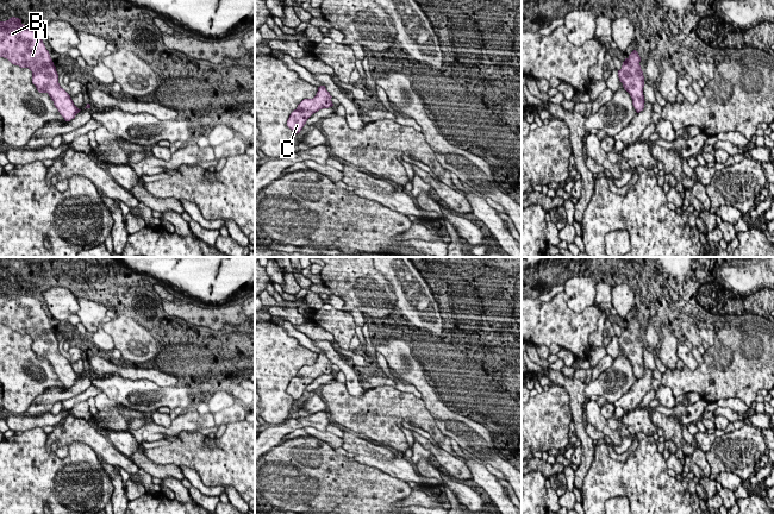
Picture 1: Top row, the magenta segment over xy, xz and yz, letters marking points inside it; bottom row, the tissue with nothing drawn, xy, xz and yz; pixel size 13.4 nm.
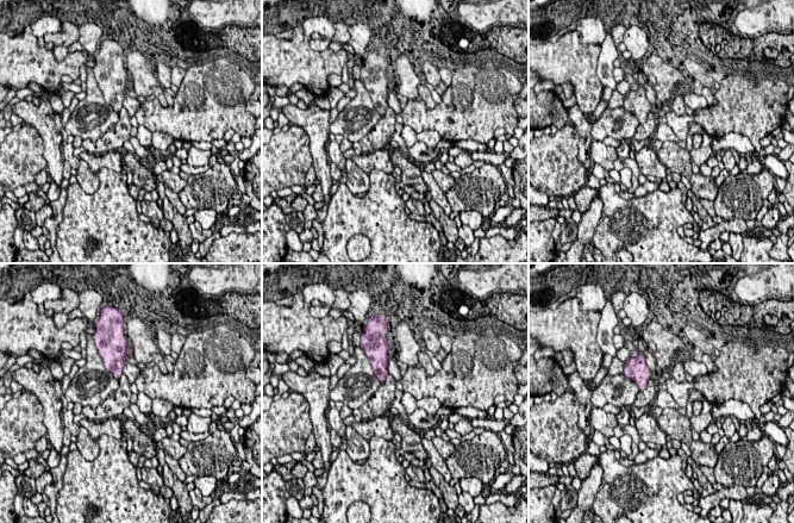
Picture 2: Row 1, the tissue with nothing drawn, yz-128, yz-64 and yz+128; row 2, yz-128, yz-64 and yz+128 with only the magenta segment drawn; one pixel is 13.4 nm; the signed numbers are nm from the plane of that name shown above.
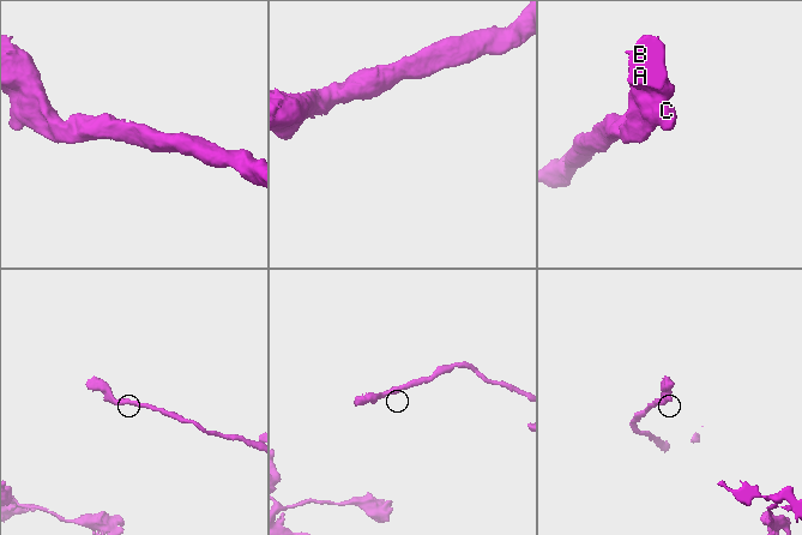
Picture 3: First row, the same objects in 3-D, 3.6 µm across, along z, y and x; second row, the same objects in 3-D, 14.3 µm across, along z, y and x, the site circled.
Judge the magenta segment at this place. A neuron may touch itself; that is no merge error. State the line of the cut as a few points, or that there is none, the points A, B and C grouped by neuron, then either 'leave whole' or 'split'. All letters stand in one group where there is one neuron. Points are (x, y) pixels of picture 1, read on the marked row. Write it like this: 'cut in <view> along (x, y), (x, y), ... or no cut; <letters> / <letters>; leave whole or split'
no cut; A B C; leave whole

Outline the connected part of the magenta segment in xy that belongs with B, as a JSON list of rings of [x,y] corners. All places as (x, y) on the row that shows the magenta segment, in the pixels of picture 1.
[[[12,17],[0,21],[0,57],[12,64],[29,68],[32,83],[39,93],[48,93],[65,121],[81,111],[60,86],[56,67],[38,32],[26,29],[21,19]]]

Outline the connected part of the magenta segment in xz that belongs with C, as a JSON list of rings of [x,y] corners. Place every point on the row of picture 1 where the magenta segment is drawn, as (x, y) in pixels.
[[[325,86],[318,87],[318,92],[313,99],[304,99],[291,113],[287,126],[294,134],[299,133],[313,113],[333,106],[331,98],[332,96],[326,90]]]

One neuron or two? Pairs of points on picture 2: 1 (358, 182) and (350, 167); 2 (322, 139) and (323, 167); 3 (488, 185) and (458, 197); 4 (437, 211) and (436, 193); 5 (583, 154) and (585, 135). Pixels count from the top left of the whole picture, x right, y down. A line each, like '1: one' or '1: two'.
1: one
2: one
3: one
4: two
5: one

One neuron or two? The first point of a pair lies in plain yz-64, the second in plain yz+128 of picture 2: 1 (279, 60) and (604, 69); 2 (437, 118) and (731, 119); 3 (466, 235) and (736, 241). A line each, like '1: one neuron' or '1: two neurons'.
1: two neurons
2: one neuron
3: one neuron

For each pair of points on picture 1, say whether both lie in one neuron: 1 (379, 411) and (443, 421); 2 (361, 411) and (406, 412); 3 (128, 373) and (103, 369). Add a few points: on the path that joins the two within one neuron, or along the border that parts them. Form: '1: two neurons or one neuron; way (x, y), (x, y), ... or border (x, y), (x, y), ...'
1: two neurons; border (420, 399), (444, 437)
2: one neuron; way (372, 409), (395, 409)
3: one neuron; way (122, 369), (108, 369)

